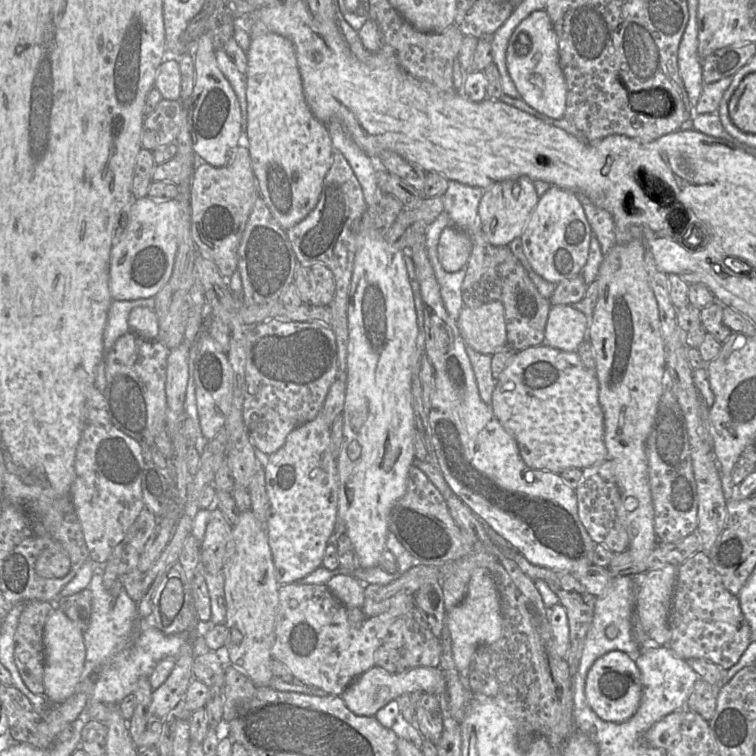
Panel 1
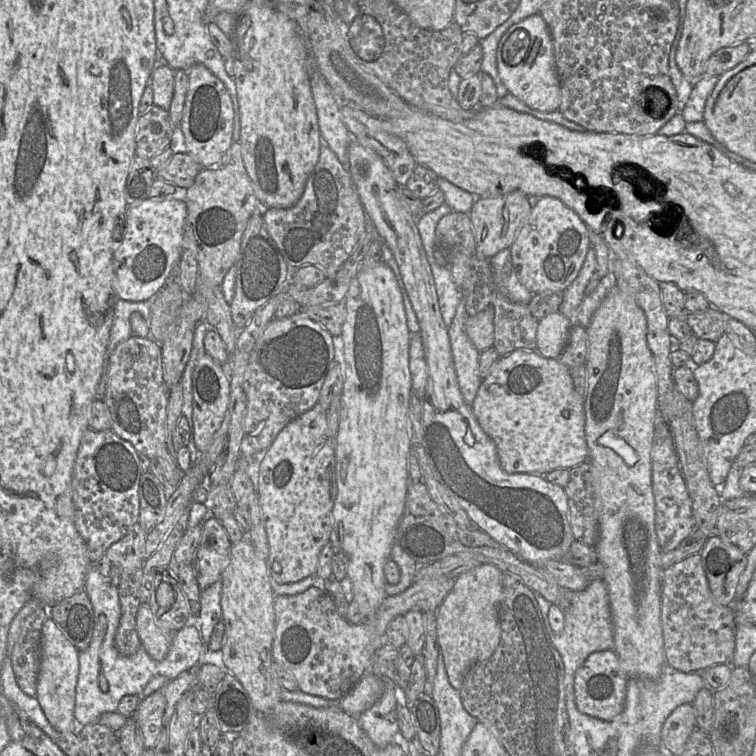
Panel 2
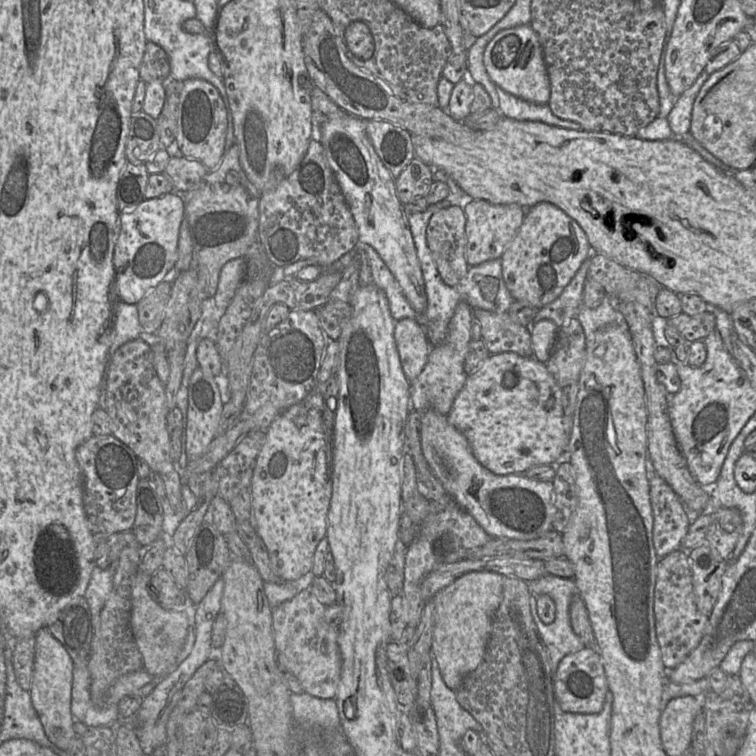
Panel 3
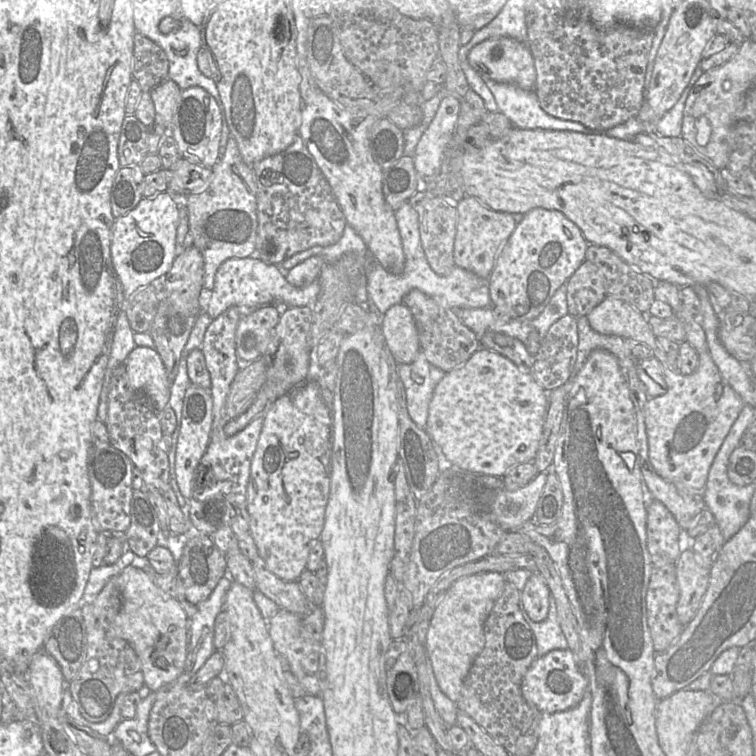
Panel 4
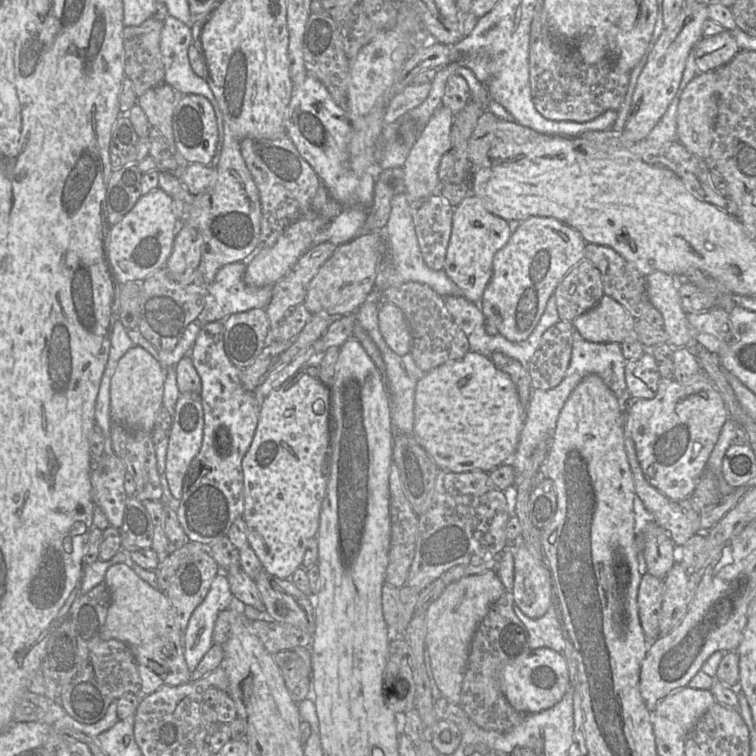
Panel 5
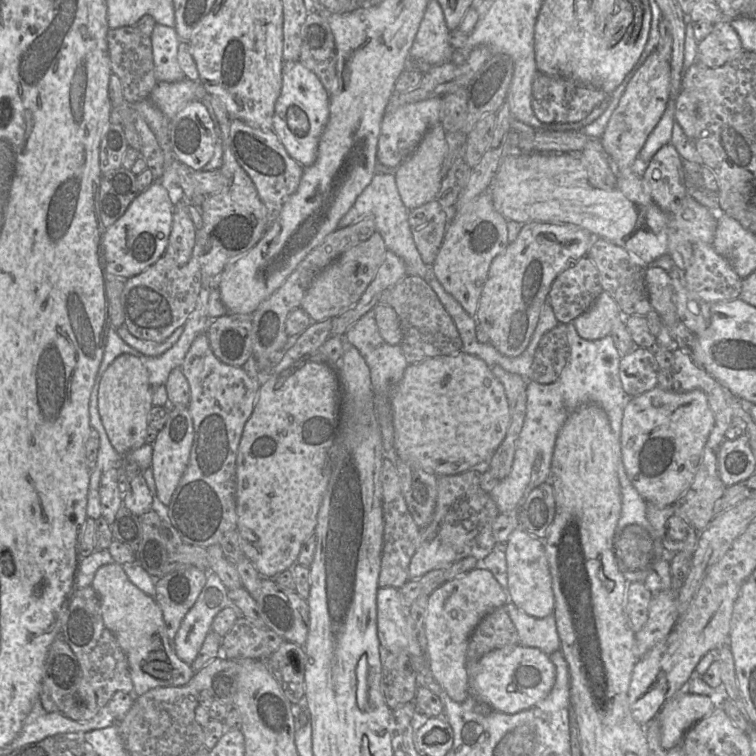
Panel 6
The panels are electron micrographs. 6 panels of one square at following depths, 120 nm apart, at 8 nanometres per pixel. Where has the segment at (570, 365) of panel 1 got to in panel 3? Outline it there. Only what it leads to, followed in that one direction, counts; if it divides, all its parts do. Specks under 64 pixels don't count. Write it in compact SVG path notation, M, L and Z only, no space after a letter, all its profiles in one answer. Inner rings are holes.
M513 352L491 354L481 367L466 379L453 401L447 419L467 439L476 460L495 475L523 474L540 465L552 465L566 452L572 416L565 416L562 391L545 363Z

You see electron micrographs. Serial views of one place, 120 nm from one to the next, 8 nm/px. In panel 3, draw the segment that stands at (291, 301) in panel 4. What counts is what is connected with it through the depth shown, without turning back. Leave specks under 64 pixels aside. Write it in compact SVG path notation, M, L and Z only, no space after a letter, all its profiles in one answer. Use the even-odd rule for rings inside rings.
M239 257L228 261L221 269L215 304L219 310L226 310L246 273L246 260Z

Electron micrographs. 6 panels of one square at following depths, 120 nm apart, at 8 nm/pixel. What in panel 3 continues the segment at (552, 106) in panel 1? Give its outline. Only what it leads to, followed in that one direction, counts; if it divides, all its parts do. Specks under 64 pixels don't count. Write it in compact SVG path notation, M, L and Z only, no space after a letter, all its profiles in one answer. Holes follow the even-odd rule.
M530 24L499 31L487 44L483 63L495 85L523 100L548 104L551 86L539 39Z

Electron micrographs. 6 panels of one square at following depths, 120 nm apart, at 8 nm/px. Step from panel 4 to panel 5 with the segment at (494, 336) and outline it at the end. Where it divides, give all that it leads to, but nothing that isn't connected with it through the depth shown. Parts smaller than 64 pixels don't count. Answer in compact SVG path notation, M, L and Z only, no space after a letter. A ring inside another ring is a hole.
M493 352L489 357L494 366L507 374L515 385L519 400L525 407L526 413L532 392L531 378L527 366L501 352Z

